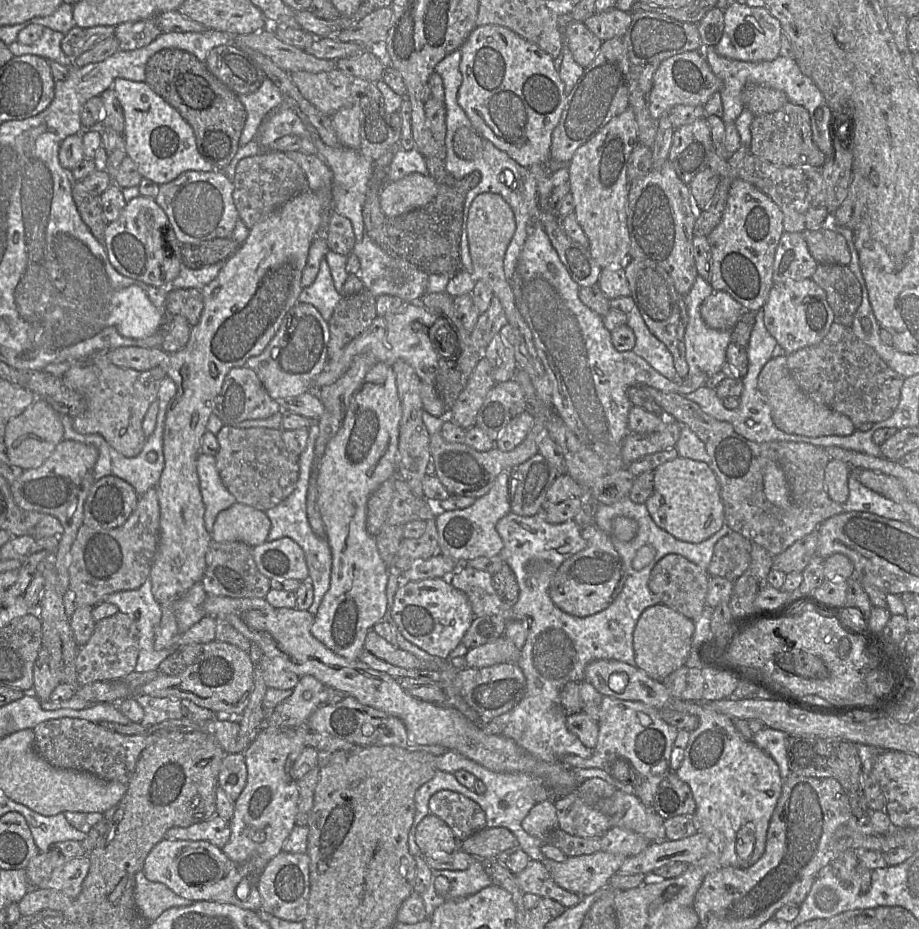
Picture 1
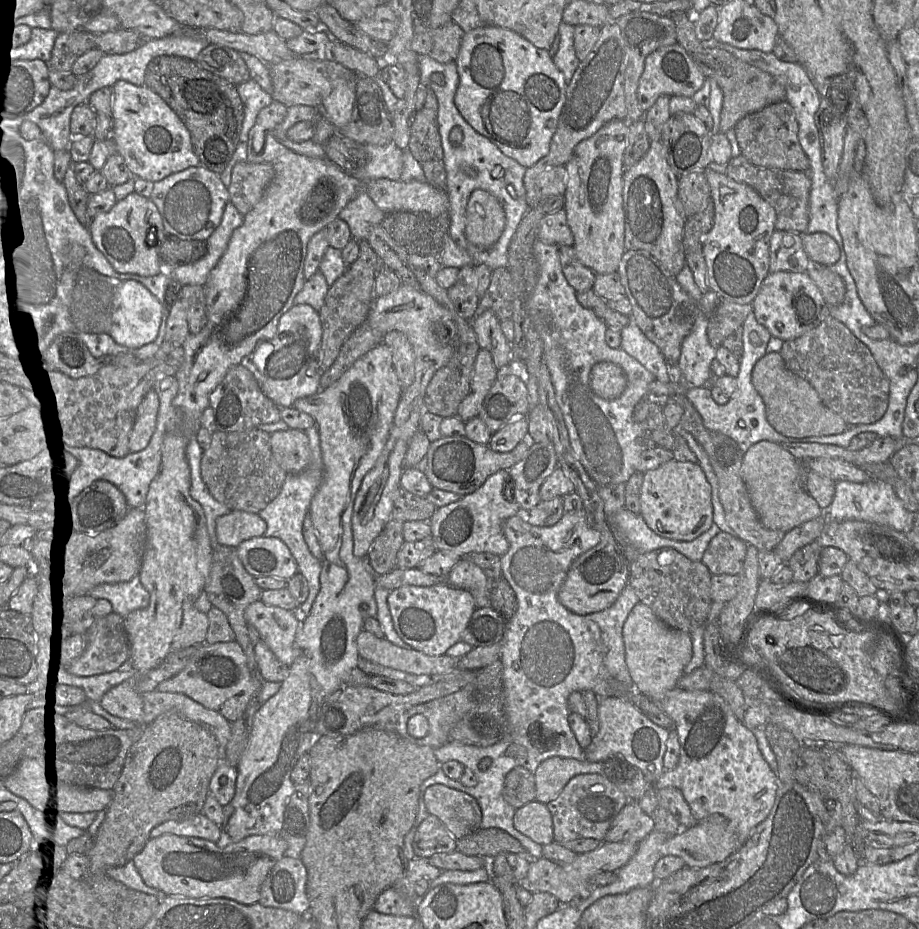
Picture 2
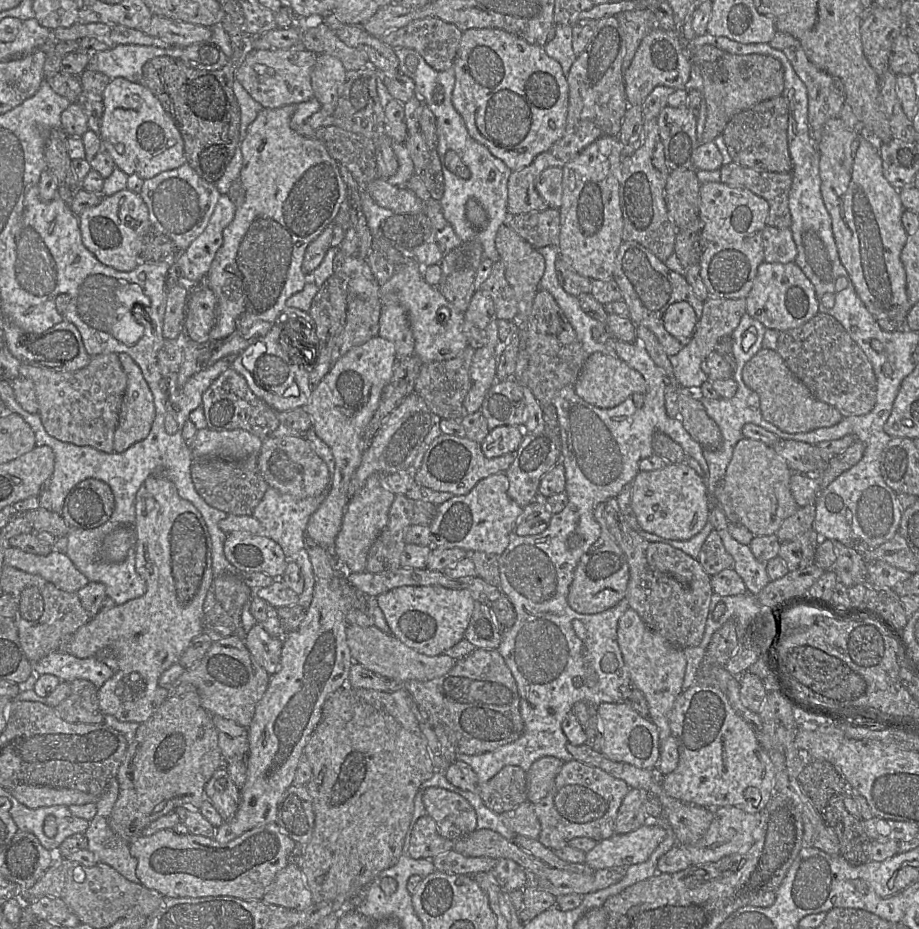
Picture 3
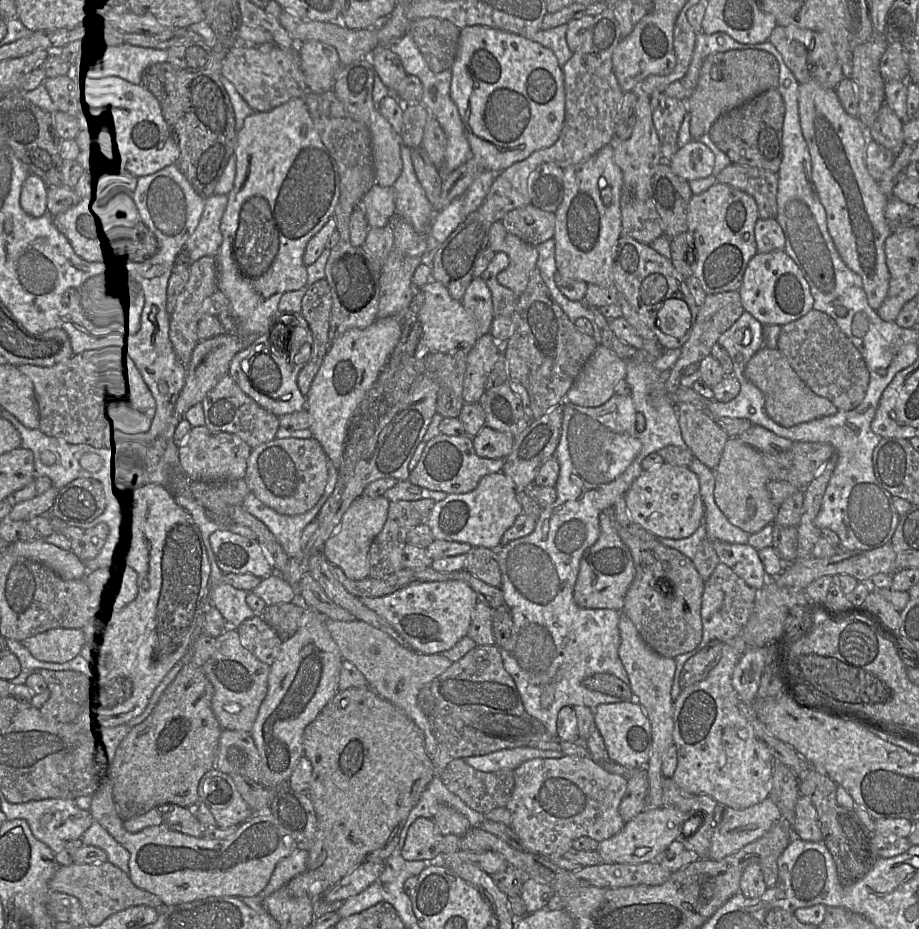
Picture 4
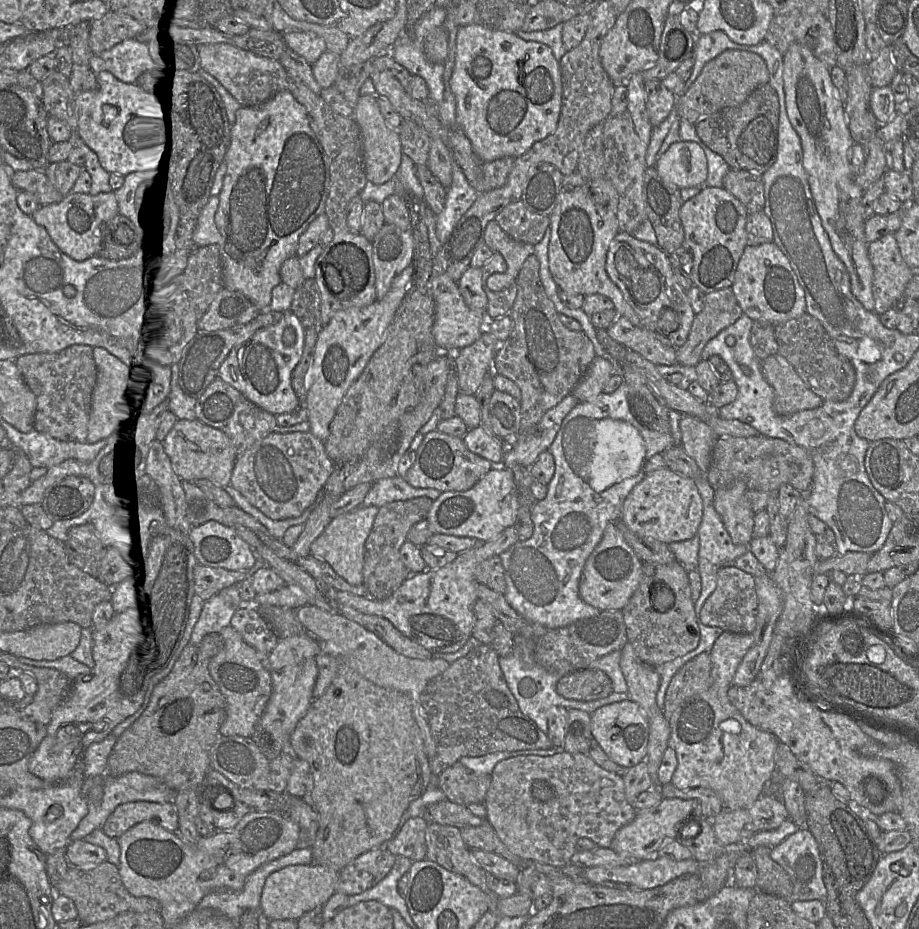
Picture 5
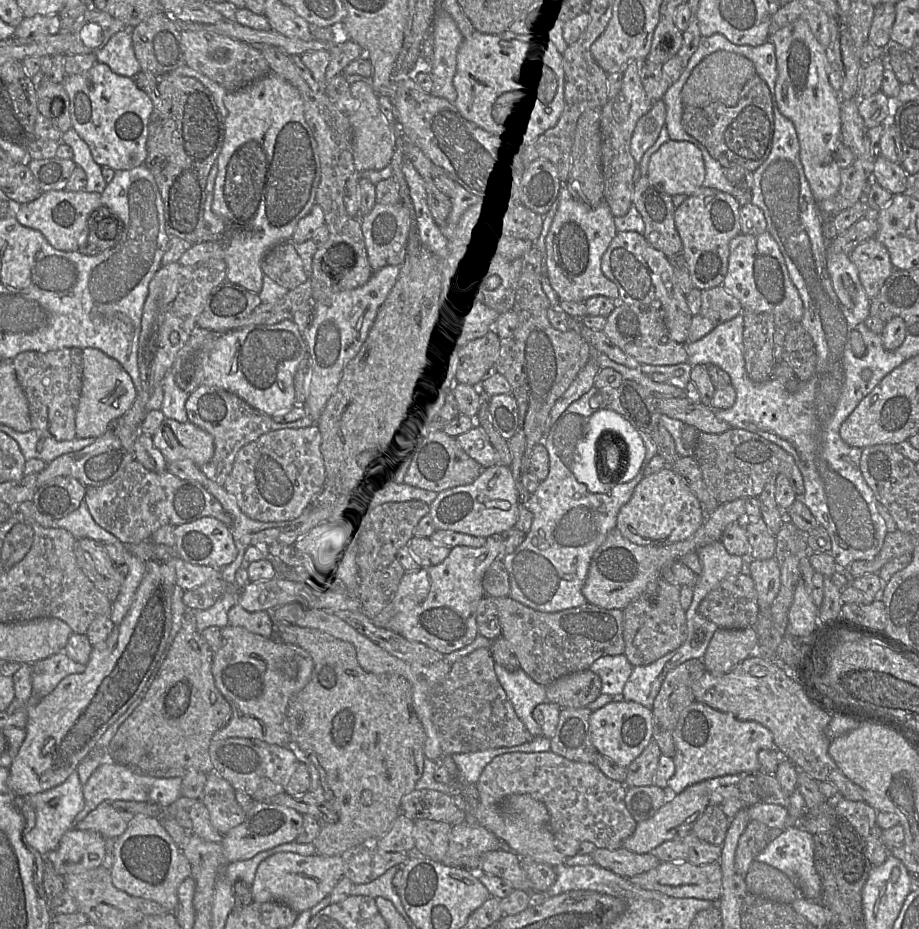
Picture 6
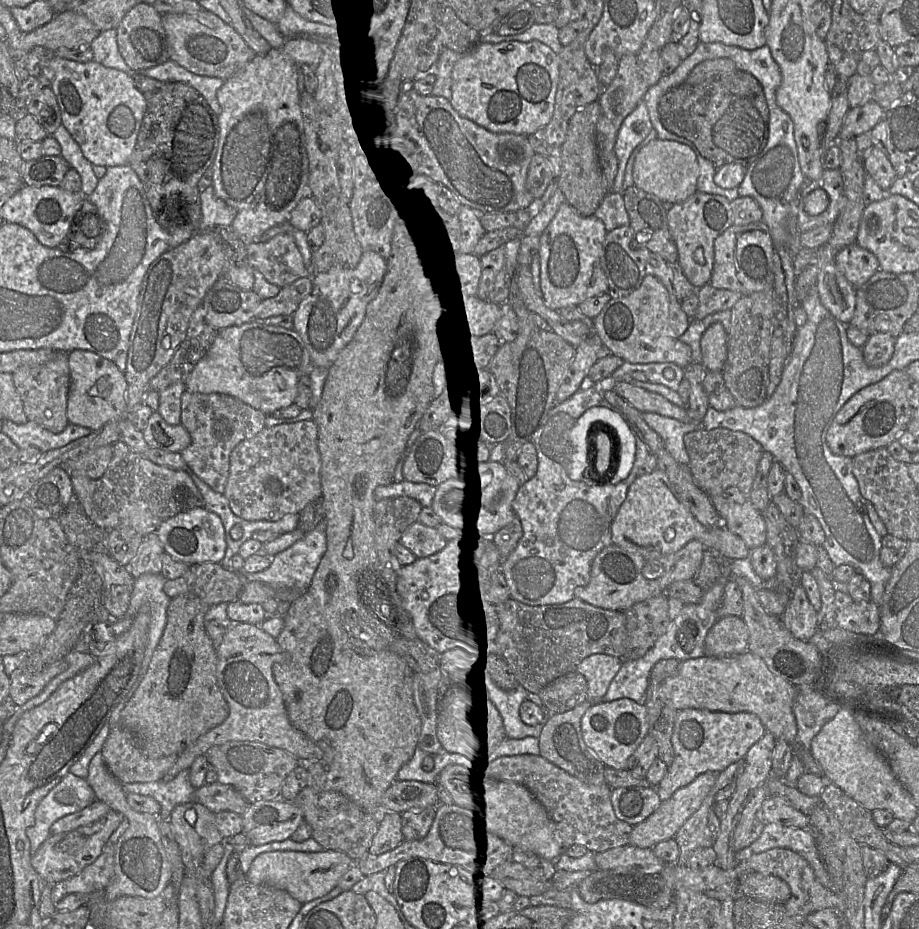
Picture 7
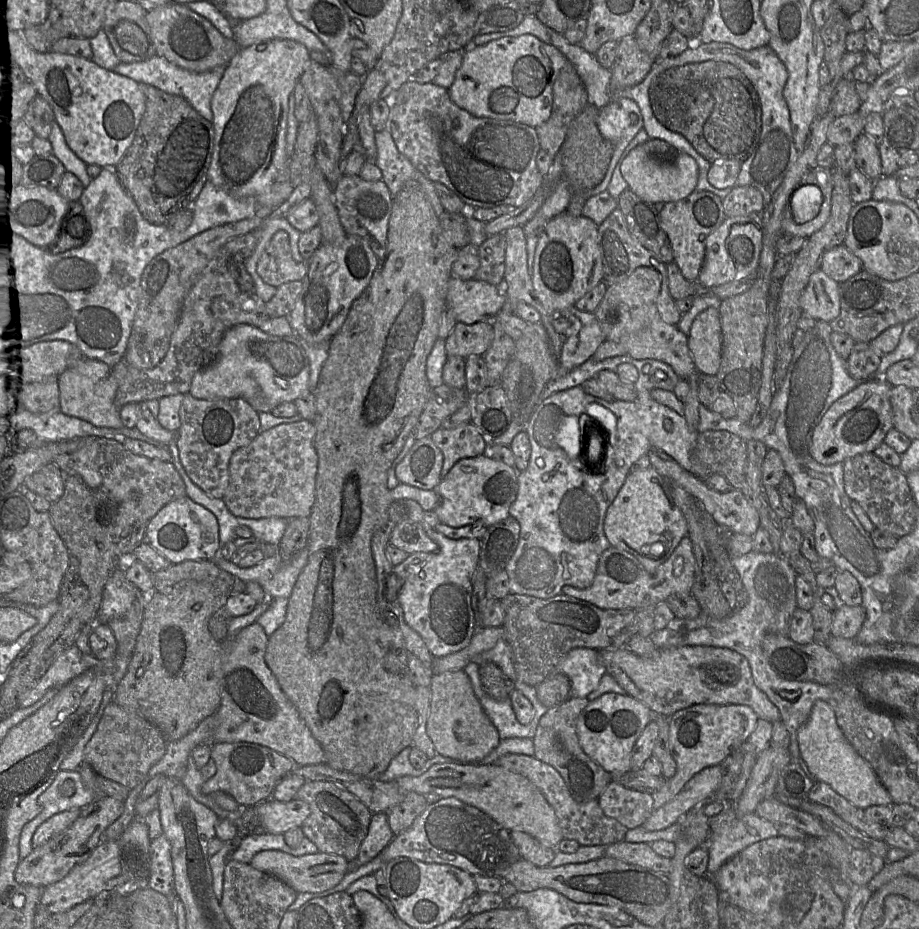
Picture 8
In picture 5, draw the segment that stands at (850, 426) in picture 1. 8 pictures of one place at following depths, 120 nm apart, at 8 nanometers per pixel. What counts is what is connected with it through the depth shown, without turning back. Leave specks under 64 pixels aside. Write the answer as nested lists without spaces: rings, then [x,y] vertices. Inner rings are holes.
[[[779,353],[760,361],[765,380],[774,390],[773,408],[780,416],[790,416],[822,405],[824,400],[809,390],[793,366]]]

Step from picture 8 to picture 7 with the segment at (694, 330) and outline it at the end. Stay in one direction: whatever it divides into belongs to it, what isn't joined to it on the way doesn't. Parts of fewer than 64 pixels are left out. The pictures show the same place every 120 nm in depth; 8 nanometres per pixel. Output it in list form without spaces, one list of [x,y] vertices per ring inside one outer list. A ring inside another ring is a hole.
[[[720,323],[711,324],[701,341],[701,364],[707,371],[722,372],[727,356],[727,333]]]

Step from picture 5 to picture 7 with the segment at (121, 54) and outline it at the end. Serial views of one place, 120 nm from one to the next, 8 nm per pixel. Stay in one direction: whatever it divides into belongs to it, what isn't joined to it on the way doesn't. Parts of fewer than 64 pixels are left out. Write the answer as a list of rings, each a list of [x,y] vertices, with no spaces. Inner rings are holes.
[[[116,28],[99,33],[91,42],[93,60],[108,68],[114,68],[130,73],[132,70],[123,59],[117,44]]]

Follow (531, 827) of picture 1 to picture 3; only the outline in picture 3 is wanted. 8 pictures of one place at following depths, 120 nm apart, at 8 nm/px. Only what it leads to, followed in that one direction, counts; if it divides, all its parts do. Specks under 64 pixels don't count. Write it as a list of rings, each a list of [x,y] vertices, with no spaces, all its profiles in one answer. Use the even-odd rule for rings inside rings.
[[[524,801],[515,808],[501,813],[500,817],[505,826],[516,835],[538,839],[541,825],[532,802]]]

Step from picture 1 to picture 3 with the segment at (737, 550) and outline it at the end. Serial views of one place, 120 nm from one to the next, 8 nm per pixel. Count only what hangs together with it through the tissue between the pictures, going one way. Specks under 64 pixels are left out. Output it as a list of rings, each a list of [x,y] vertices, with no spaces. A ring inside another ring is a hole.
[[[713,530],[704,541],[697,559],[710,577],[724,569],[733,569],[735,563],[716,530]]]

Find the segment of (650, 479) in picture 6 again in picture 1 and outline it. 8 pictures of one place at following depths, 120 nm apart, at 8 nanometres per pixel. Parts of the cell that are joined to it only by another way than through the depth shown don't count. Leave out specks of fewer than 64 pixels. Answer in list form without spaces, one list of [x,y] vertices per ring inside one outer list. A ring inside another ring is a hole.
[[[678,456],[654,470],[654,488],[645,502],[654,522],[676,539],[700,543],[725,524],[720,484],[711,467],[704,462]]]

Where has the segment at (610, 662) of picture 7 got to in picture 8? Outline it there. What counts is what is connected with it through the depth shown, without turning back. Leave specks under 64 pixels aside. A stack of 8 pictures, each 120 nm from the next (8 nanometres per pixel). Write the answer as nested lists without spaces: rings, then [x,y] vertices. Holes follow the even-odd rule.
[[[574,648],[560,660],[553,673],[566,675],[571,683],[570,698],[580,698],[598,688],[606,667],[600,659],[599,651]]]

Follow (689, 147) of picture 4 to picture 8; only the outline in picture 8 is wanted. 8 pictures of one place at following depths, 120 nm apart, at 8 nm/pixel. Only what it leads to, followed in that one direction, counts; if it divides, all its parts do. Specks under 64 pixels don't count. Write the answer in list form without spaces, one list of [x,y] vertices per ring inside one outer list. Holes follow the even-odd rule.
[[[645,143],[620,160],[620,171],[628,189],[647,202],[668,203],[681,200],[695,191],[698,181],[698,165],[690,155],[677,152],[671,161],[658,160],[646,151]]]

